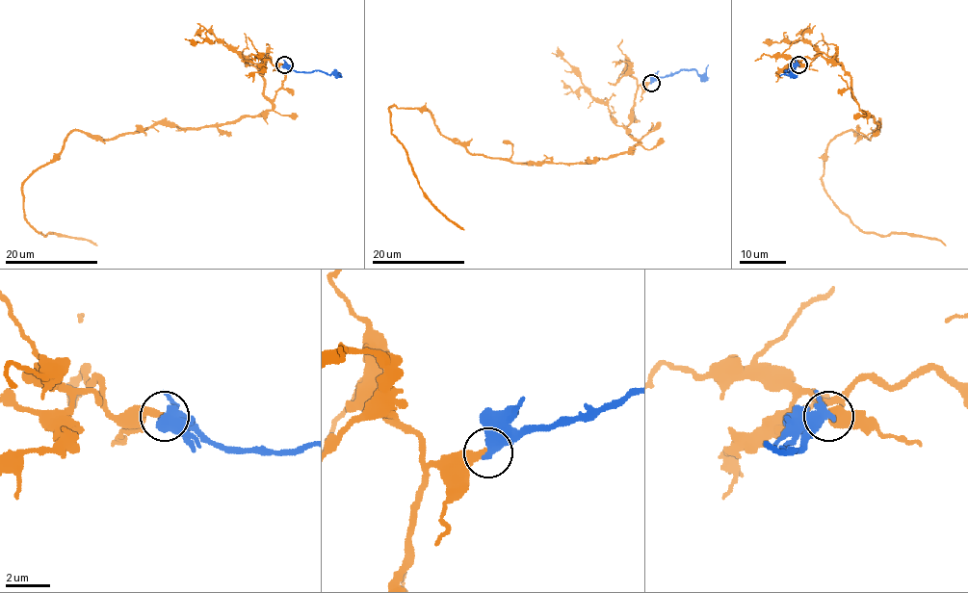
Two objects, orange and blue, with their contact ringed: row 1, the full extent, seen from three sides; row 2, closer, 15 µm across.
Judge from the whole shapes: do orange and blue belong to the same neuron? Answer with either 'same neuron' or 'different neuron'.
different neuron

